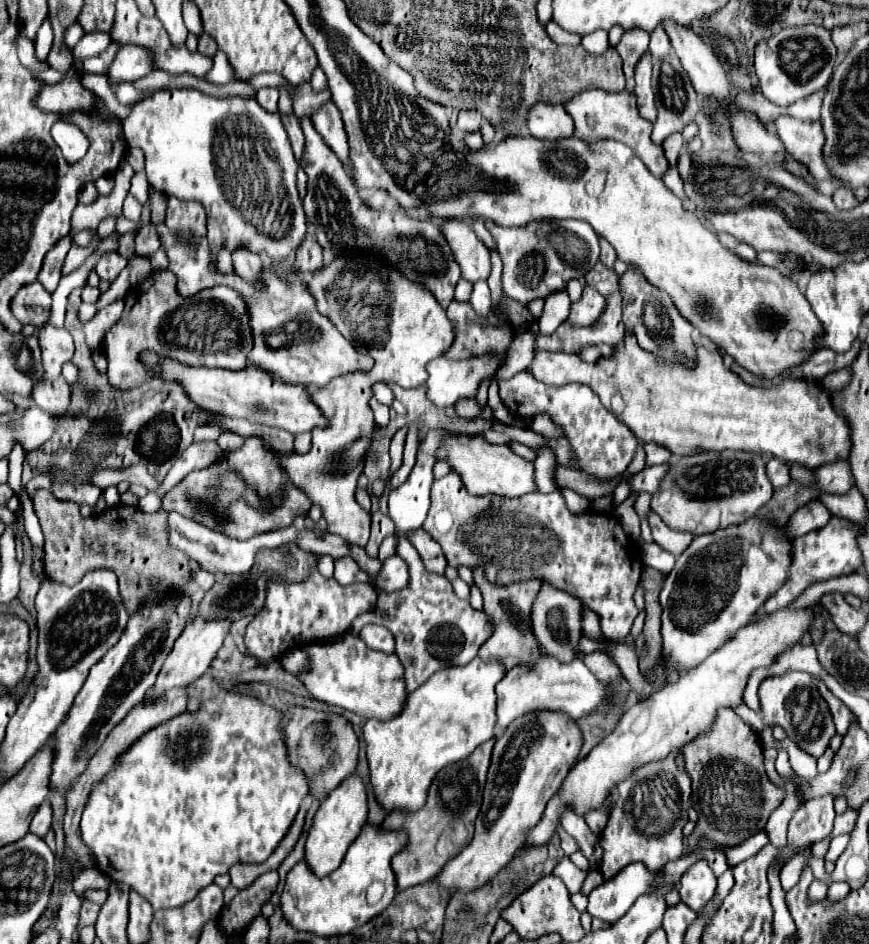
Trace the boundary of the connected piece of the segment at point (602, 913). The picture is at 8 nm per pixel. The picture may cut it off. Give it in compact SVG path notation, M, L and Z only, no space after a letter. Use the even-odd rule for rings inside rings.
M640 862L626 866L618 876L606 880L602 886L594 888L588 894L590 900L588 914L592 918L600 918L604 922L614 924L628 912L628 908L636 902L638 896L670 892L672 890L670 886L662 886L662 888L654 886L658 874L660 872L646 870L646 866Z

